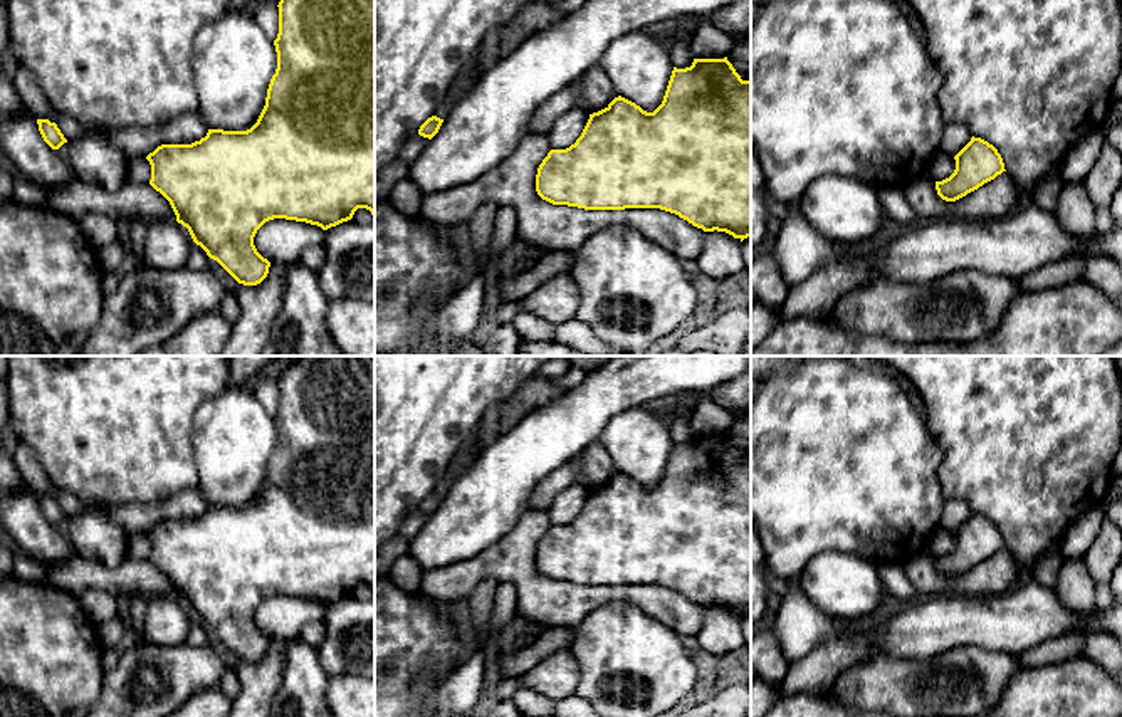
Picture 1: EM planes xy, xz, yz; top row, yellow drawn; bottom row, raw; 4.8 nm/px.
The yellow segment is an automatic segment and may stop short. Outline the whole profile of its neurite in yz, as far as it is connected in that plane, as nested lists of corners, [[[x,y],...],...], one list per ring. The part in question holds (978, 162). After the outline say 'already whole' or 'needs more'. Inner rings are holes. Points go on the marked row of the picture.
[[[974,136],[954,160],[954,173],[942,181],[936,181],[937,195],[946,201],[962,198],[1006,171],[998,149],[988,141]]]; already whole

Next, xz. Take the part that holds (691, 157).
[[[694,59],[690,67],[674,67],[662,104],[647,113],[635,102],[618,96],[605,109],[590,114],[590,119],[576,139],[566,149],[551,149],[537,168],[537,195],[553,205],[568,205],[585,210],[625,210],[625,208],[660,208],[679,215],[704,232],[726,232],[741,242],[751,237],[751,79],[742,81],[732,64],[724,59]]]; already whole

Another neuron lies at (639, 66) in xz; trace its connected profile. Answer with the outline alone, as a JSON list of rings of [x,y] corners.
[[[642,30],[615,39],[598,65],[606,72],[618,96],[653,113],[663,101],[674,64],[662,39]]]

